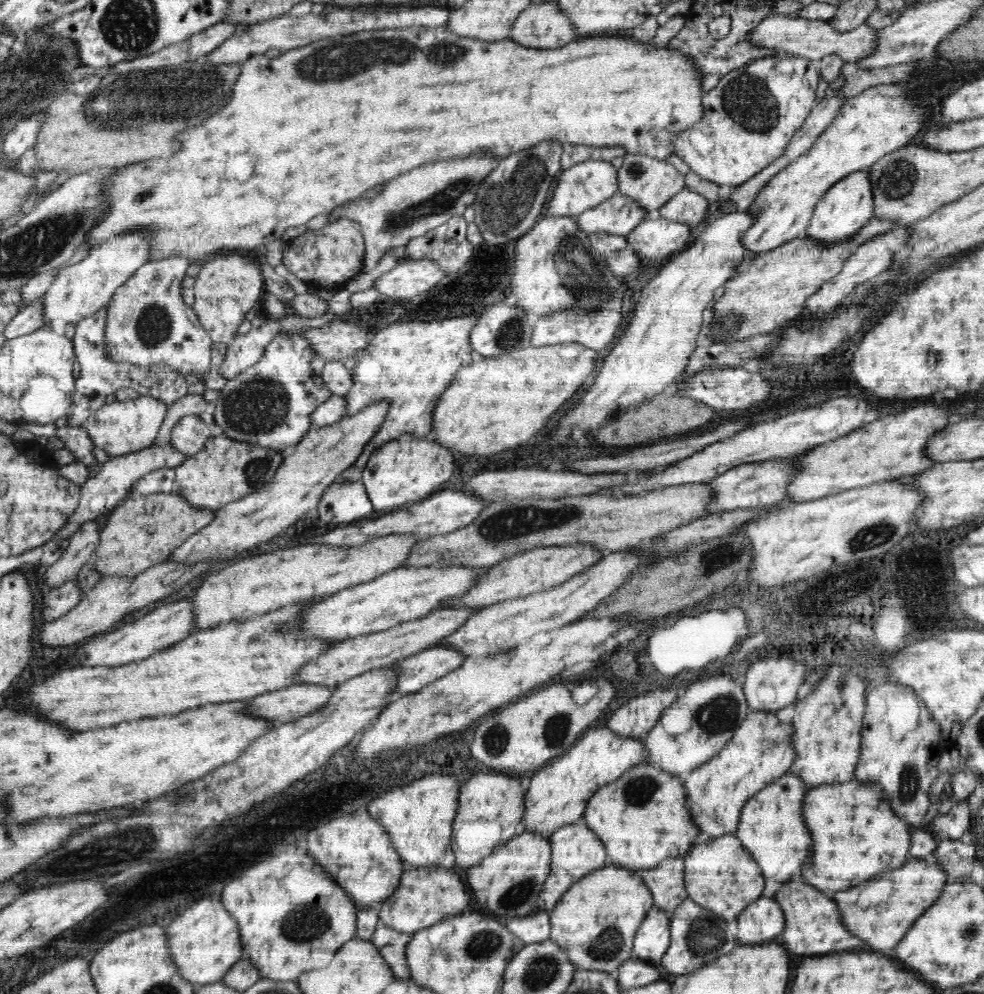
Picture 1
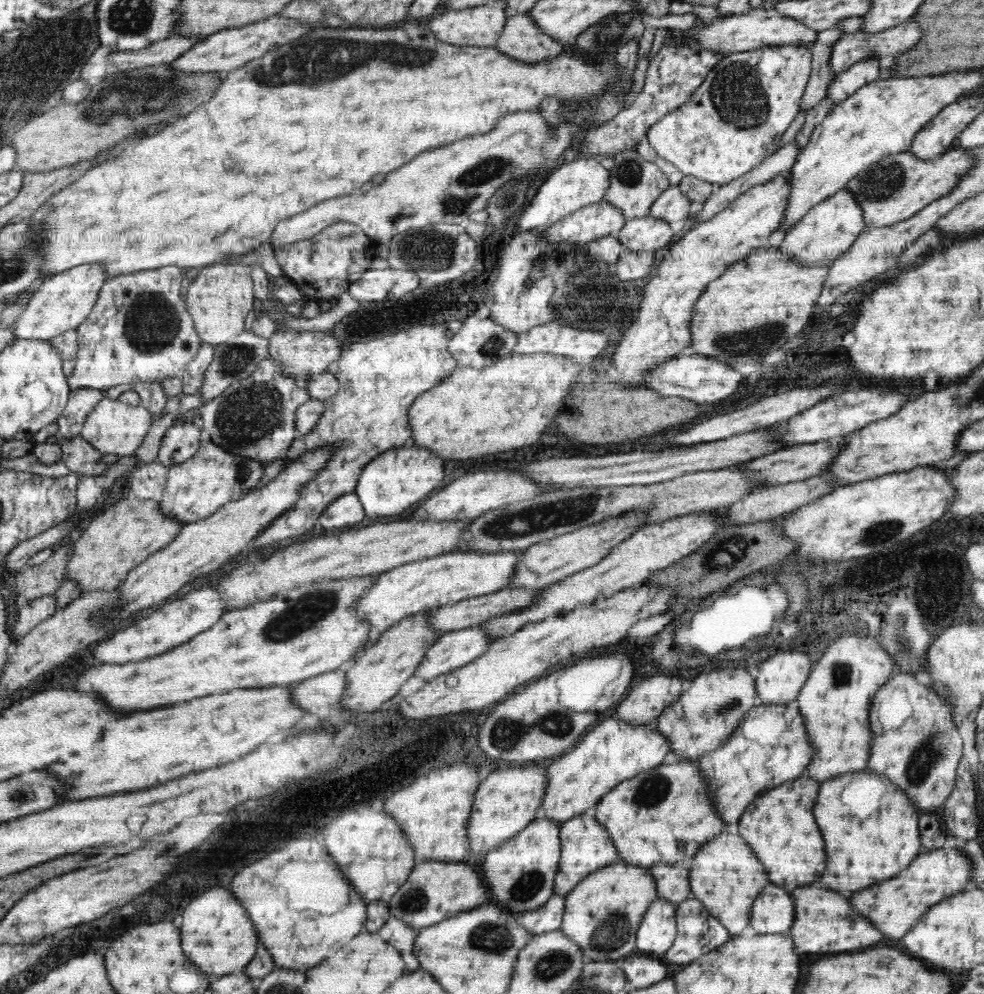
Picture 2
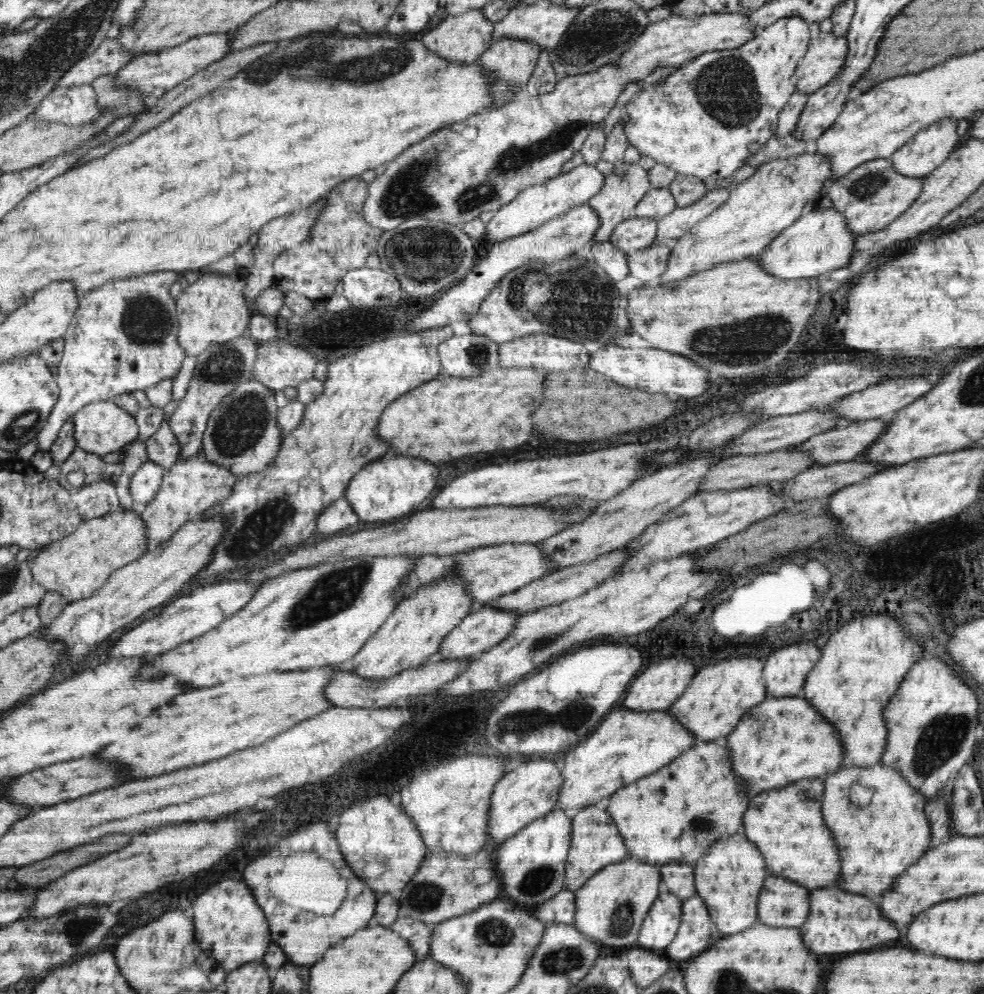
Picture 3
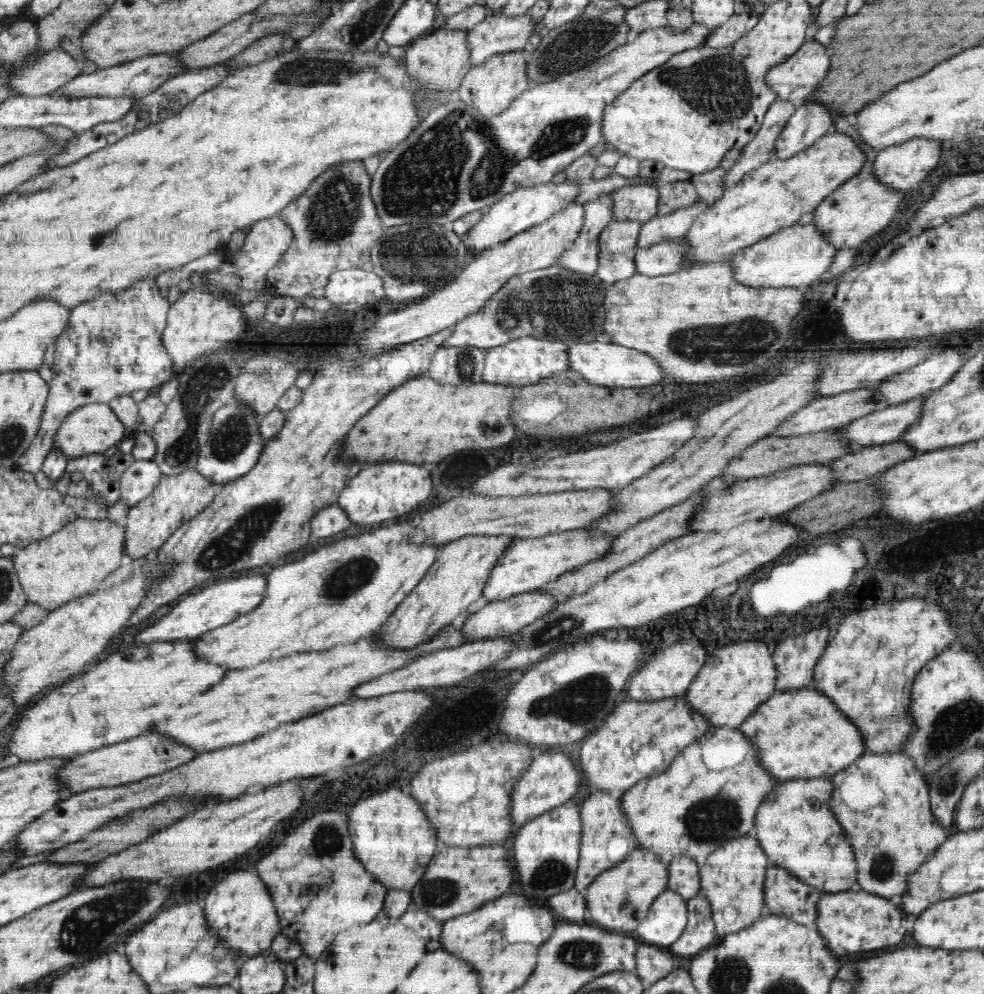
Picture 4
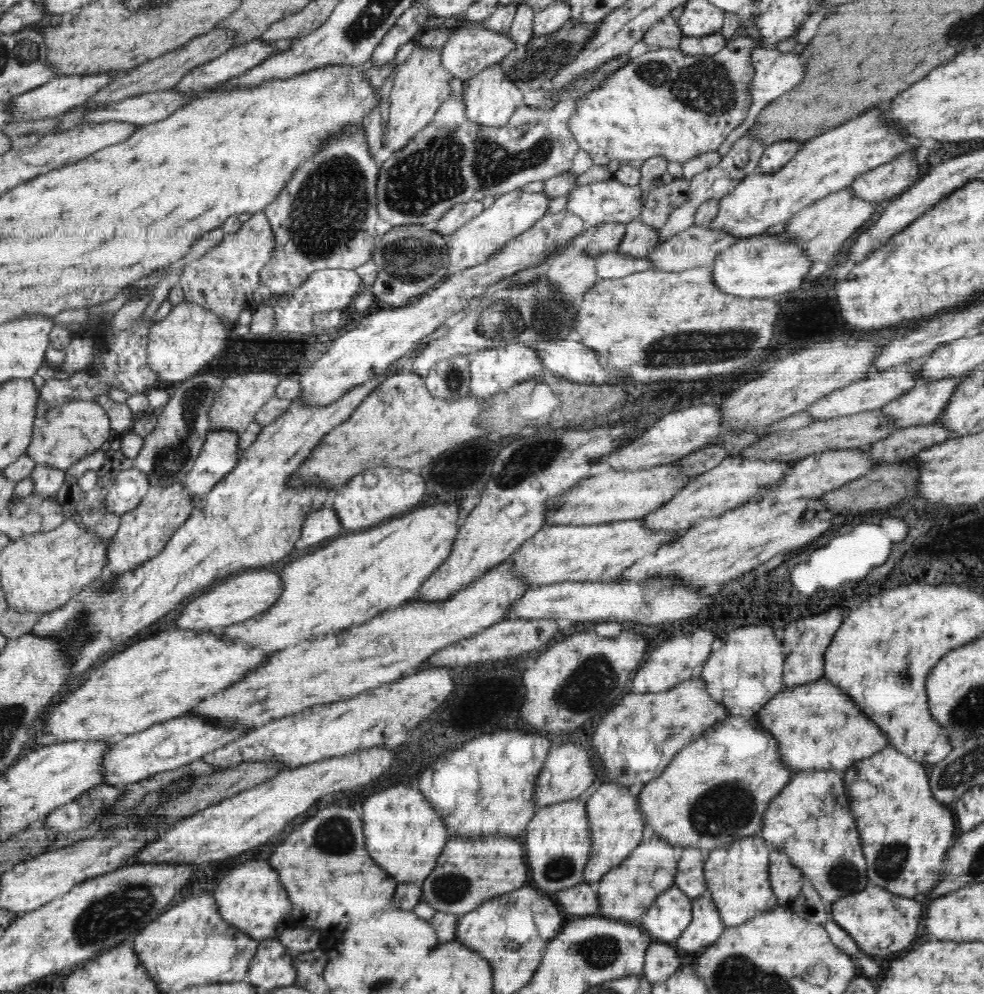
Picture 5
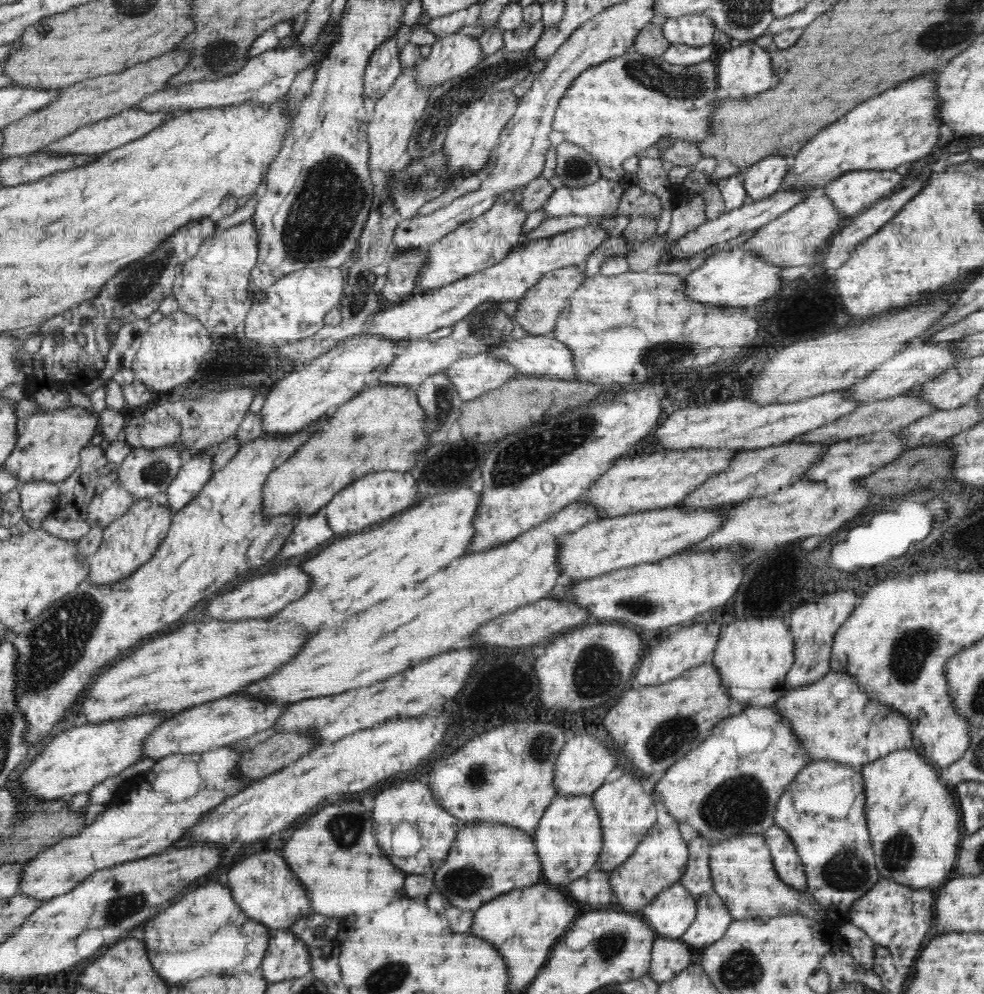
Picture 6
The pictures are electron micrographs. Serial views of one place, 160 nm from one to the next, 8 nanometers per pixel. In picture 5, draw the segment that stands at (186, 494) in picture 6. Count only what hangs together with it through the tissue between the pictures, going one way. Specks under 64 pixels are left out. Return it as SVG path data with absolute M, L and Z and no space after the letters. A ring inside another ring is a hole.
M227 428L209 430L202 450L183 480L184 491L199 499L210 492L238 462L239 433Z

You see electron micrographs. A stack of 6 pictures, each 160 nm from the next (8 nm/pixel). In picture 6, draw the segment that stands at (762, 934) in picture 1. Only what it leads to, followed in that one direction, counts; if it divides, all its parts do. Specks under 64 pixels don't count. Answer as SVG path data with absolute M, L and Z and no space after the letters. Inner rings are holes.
M773 824L766 830L764 838L766 838L766 844L772 852L774 870L778 872L782 882L790 884L792 888L798 888L800 892L808 890L804 865L802 865L800 856L794 848L794 842L790 840L788 833L782 830L780 826Z

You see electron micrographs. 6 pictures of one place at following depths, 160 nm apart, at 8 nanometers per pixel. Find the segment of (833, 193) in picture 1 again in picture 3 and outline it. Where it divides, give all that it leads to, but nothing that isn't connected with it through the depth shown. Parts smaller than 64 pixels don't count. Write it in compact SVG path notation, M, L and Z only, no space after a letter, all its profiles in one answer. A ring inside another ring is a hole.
M813 206L774 237L756 256L759 265L768 274L788 280L788 278L820 278L825 272L842 268L850 260L856 236L847 227L845 218L835 208L818 209Z

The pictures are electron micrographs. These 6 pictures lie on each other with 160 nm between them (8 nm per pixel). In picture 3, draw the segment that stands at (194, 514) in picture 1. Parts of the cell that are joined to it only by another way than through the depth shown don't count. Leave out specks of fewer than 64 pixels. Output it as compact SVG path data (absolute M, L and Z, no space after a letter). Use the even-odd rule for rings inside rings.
M130 509L86 520L72 534L41 548L40 552L32 558L30 565L32 578L48 592L61 594L68 602L92 596L99 588L102 588L115 570L138 560L151 549L152 546L146 538L145 528L144 521L140 519L140 513Z

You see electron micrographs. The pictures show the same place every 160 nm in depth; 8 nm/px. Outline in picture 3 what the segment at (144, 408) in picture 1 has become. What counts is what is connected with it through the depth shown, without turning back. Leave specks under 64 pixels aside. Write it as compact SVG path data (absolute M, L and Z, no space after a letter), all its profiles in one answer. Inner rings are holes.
M113 400L83 406L73 415L73 425L76 446L101 457L110 452L120 451L126 444L136 441L139 431L135 417L122 410Z

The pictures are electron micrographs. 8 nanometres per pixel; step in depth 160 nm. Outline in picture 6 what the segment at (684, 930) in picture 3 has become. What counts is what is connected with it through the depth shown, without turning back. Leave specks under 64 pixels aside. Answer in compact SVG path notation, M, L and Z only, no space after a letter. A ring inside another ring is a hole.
M716 892L698 897L696 906L696 918L679 940L687 946L707 947L727 933L732 915Z

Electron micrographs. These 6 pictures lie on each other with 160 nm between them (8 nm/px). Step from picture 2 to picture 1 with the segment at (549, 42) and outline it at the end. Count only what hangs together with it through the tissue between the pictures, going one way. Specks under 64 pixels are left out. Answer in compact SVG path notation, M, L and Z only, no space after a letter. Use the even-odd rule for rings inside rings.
M557 1L530 4L512 25L509 40L530 49L556 49L578 40Z

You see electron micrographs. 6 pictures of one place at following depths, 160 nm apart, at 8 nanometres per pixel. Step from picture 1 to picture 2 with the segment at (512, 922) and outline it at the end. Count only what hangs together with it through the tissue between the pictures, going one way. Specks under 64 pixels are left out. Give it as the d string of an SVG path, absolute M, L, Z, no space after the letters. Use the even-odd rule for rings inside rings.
M554 893L544 906L516 915L516 921L531 936L560 929L564 914L565 896Z

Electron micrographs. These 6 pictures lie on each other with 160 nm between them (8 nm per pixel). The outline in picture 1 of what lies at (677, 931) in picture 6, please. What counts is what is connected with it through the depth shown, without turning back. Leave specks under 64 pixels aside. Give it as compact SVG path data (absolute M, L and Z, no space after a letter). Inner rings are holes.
M652 906L633 940L633 958L656 964L670 946L670 914Z

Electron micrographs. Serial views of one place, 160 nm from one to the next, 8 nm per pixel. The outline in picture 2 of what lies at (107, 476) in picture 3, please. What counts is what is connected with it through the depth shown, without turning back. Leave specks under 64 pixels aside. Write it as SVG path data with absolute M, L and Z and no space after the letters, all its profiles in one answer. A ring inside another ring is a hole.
M57 434L56 438L62 449L61 462L67 466L69 472L92 477L100 476L110 468L109 464L102 461L103 454L82 438L81 434L74 438L63 438Z

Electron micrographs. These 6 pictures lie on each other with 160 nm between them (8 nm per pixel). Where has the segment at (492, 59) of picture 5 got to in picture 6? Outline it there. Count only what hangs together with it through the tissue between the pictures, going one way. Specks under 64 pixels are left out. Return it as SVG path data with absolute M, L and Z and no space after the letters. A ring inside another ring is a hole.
M461 31L440 38L432 46L430 55L413 66L416 85L432 91L445 81L464 76L468 69L474 68L485 58L475 33Z

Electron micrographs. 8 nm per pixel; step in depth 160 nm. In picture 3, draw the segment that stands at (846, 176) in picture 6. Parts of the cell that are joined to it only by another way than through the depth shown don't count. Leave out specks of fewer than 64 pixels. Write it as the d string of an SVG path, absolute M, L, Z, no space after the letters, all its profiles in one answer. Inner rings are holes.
M944 118L944 120L918 131L907 144L904 144L889 158L894 170L908 178L923 178L930 174L950 156L952 151L958 148L960 140L956 134L958 122L959 120L955 120L955 118Z

